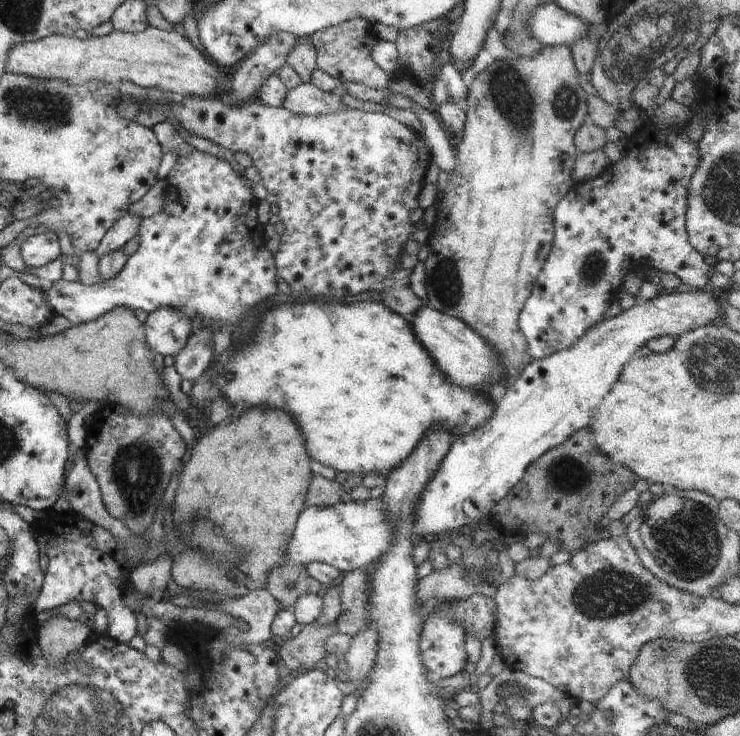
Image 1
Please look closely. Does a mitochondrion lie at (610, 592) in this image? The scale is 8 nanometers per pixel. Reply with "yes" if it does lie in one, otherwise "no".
yes

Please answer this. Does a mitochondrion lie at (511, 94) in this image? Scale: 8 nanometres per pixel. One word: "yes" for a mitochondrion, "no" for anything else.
yes

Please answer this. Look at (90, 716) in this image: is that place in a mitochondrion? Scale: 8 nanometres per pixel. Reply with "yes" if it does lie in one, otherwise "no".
yes

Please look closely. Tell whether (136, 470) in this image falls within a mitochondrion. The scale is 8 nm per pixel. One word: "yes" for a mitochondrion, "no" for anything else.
yes

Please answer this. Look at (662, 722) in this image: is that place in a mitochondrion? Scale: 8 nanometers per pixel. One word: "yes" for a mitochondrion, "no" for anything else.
no

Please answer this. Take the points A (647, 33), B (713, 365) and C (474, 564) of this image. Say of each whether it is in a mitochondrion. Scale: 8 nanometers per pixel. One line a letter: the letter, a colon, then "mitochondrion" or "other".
A: mitochondrion
B: mitochondrion
C: mitochondrion

